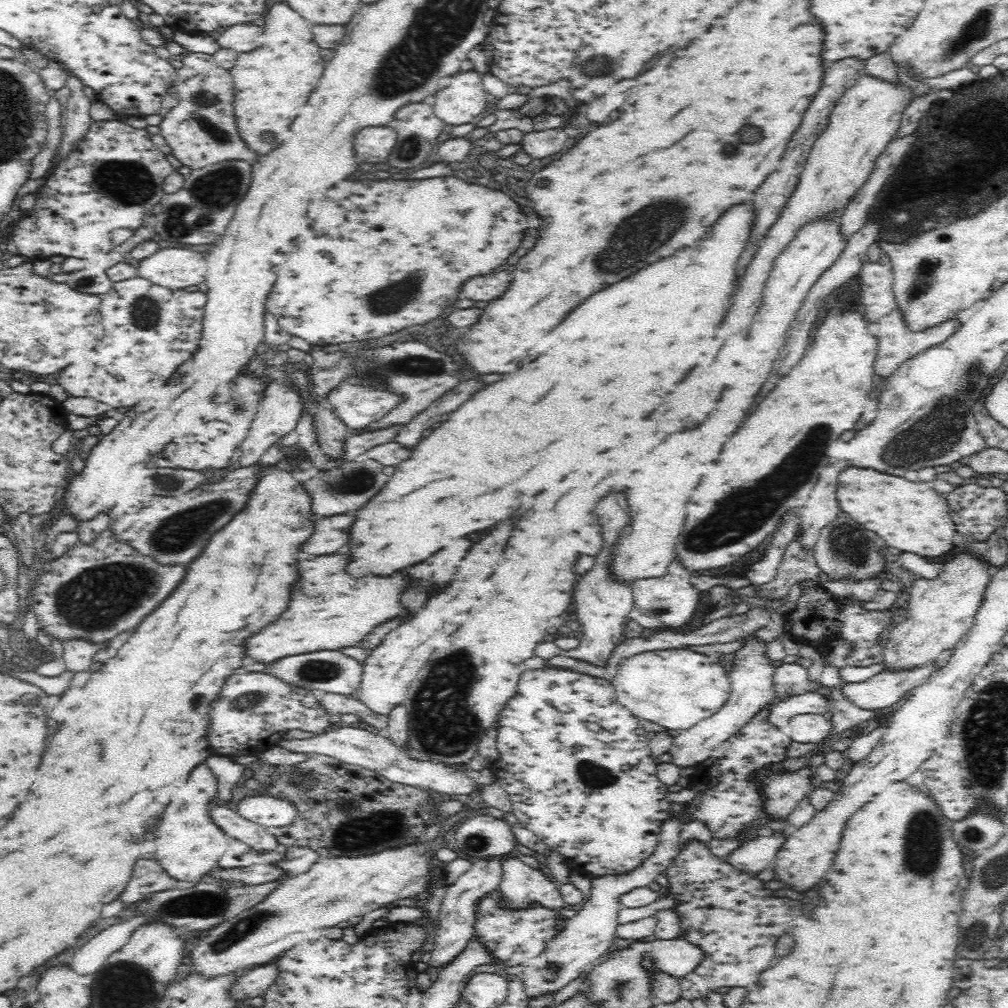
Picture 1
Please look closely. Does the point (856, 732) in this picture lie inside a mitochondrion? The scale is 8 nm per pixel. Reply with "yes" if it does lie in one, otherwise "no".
no

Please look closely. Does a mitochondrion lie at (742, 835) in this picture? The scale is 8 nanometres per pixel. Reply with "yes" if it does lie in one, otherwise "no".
no

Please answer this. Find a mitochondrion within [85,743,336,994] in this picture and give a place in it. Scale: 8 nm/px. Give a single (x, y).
(209, 904)

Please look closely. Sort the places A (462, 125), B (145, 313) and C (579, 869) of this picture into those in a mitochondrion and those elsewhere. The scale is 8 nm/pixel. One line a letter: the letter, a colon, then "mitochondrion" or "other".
A: other
B: mitochondrion
C: other

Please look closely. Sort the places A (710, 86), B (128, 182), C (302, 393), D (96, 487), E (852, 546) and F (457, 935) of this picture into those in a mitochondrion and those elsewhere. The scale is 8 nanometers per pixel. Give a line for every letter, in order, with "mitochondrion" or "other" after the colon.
A: other
B: mitochondrion
C: other
D: other
E: mitochondrion
F: other

